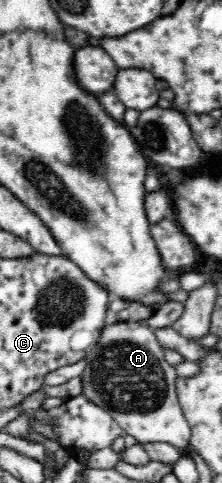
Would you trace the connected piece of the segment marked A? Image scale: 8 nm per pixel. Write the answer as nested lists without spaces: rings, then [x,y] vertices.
[[[118,322],[108,325],[101,337],[92,347],[86,357],[86,368],[80,375],[83,383],[82,394],[90,401],[96,402],[102,410],[107,411],[124,431],[124,436],[130,435],[142,443],[169,443],[180,449],[187,456],[190,449],[189,439],[191,428],[183,414],[175,388],[175,368],[164,358],[164,350],[157,340],[154,330],[140,322]]]

